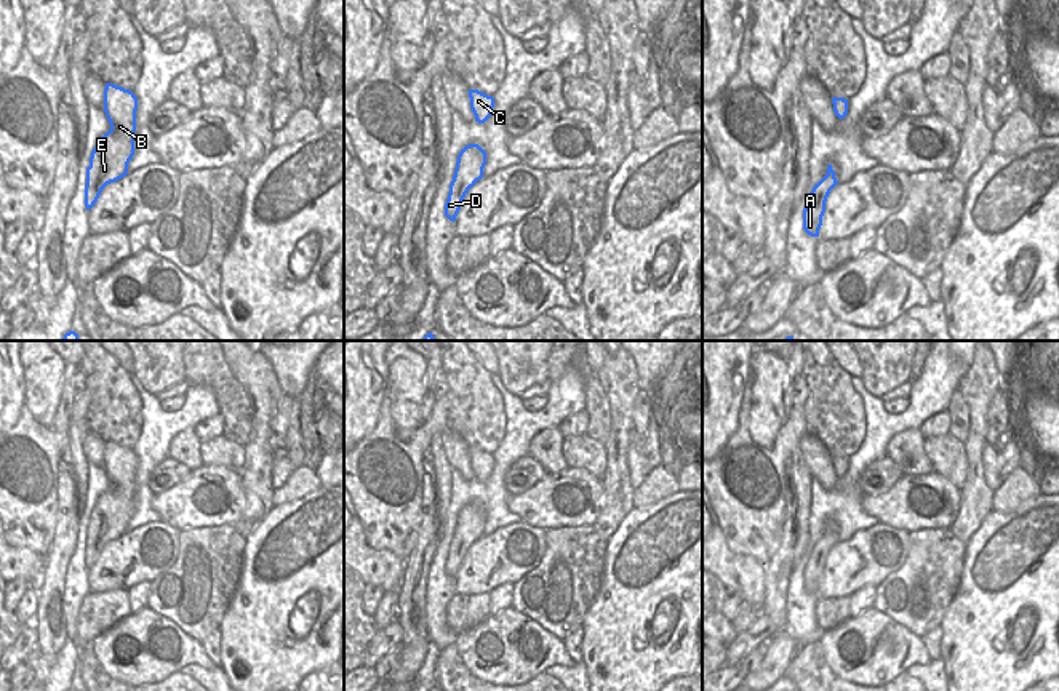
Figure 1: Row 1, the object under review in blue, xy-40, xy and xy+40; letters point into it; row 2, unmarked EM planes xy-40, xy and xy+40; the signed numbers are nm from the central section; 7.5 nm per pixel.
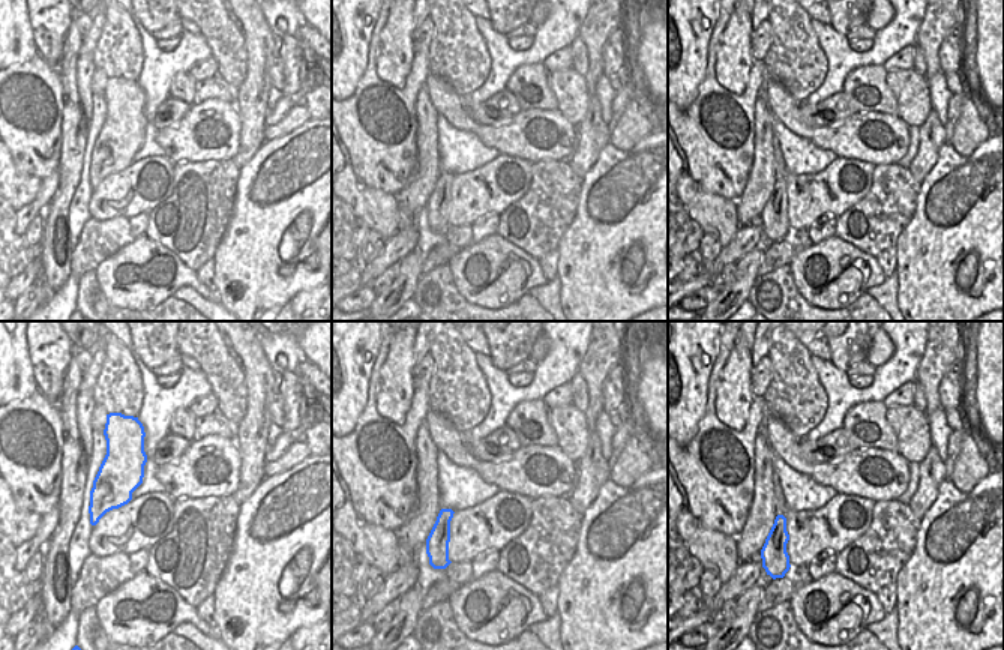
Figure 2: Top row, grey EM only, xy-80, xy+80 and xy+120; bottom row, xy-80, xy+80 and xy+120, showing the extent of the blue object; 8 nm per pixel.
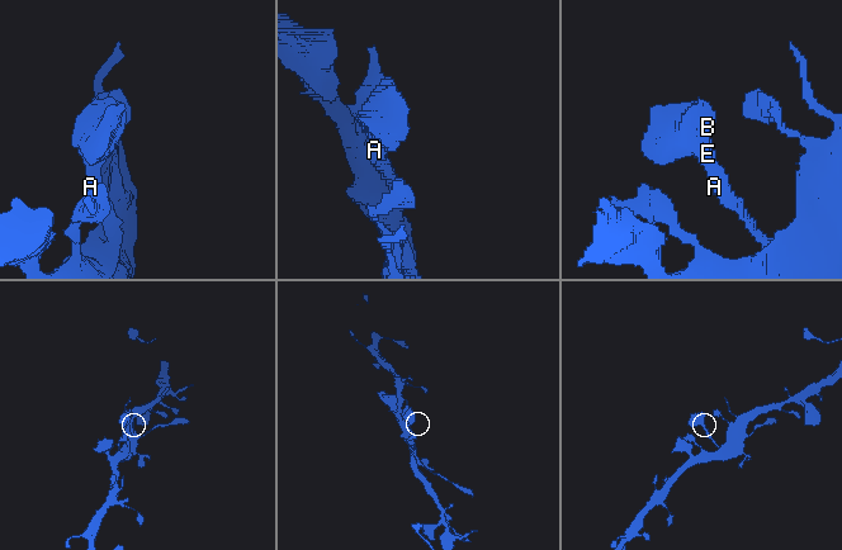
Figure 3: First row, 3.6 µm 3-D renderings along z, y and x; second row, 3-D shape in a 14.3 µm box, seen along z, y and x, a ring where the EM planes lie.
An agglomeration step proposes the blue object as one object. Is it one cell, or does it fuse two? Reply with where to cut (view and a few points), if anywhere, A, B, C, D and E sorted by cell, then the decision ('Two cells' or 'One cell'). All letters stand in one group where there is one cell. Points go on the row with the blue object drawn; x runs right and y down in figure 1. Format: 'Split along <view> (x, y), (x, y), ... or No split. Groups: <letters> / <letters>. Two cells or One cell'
No split. Groups: A B C D E. One cell.

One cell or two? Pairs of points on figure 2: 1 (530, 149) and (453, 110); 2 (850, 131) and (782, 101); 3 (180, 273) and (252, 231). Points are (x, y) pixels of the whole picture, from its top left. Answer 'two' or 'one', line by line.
1: one
2: one
3: two

